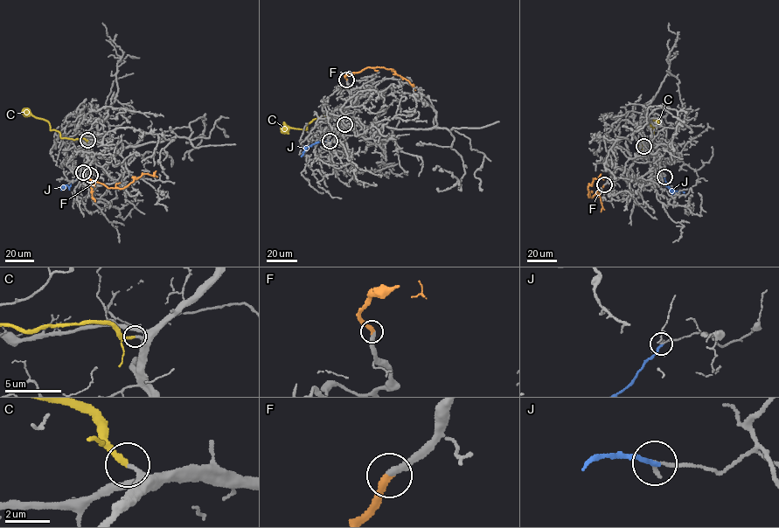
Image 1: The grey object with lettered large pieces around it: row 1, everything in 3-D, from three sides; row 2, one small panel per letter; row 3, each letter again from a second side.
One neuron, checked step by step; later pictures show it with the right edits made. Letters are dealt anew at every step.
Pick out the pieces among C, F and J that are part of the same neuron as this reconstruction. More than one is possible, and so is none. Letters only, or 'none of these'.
C, F

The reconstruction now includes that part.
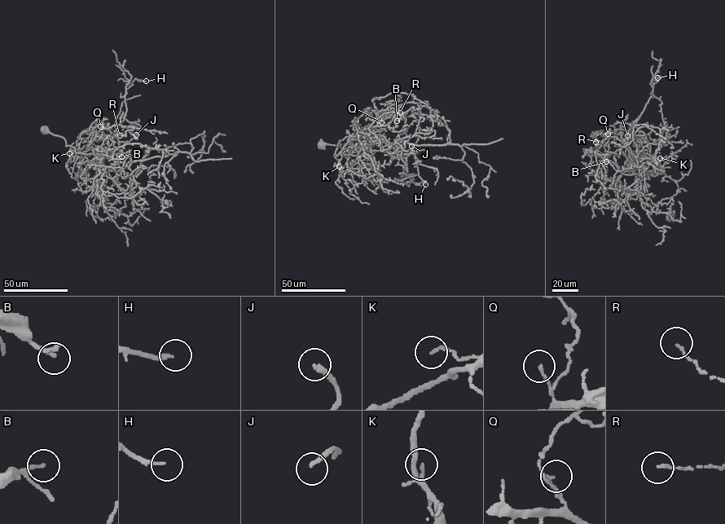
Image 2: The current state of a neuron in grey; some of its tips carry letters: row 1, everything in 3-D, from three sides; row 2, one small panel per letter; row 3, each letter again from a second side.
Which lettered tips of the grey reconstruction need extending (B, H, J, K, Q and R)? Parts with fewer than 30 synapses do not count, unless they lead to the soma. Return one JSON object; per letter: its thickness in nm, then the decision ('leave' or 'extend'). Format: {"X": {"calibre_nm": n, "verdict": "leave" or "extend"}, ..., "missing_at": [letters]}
{"B": {"calibre_nm": 120, "verdict": "extend"}, "H": {"calibre_nm": 140, "verdict": "extend"}, "J": {"calibre_nm": 200, "verdict": "extend"}, "K": {"calibre_nm": 150, "verdict": "leave"}, "Q": {"calibre_nm": 120, "verdict": "leave"}, "R": {"calibre_nm": 110, "verdict": "leave"}, "missing_at": ["B", "H", "J"]}

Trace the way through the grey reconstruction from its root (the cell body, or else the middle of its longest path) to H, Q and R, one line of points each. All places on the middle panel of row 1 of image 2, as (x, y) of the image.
H: (322, 144), (340, 145), (357, 134), (393, 143), (401, 147), (405, 174), (425, 184)
Q: (322, 144), (340, 145), (341, 140), (354, 134), (383, 142), (385, 138), (380, 134), (381, 122)
R: (322, 144), (340, 145), (354, 134), (383, 142), (384, 119), (415, 113), (400, 112)

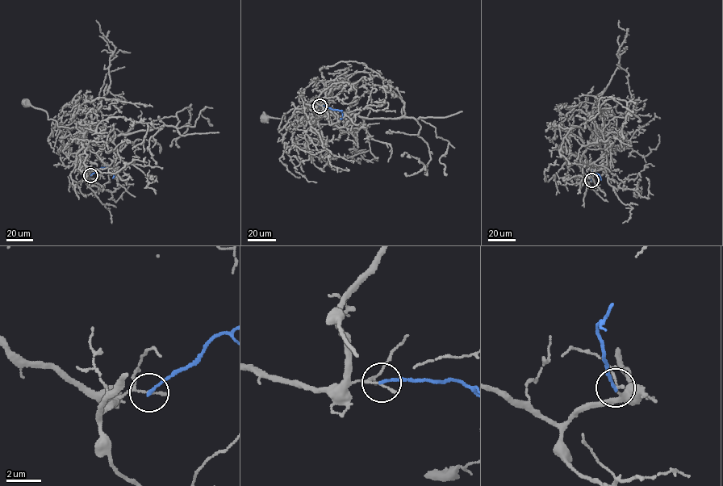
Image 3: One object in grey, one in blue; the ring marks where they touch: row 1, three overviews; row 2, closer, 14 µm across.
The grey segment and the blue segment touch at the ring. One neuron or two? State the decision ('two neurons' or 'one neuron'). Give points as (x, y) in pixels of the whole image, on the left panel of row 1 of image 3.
two neurons

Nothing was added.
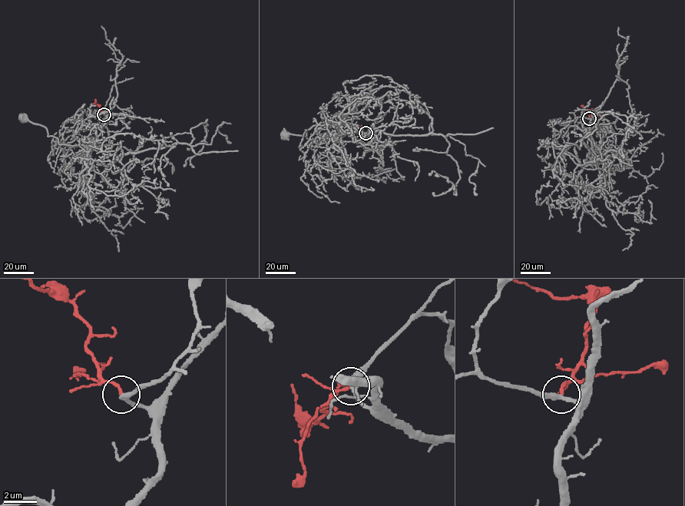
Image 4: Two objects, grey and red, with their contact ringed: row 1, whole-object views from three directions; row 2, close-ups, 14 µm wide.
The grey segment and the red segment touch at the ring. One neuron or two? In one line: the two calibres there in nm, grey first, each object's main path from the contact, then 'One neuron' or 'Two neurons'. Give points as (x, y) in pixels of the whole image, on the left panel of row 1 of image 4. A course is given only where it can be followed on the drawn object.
Thickness 320 nm (grey) against 180 nm. Course of grey: (104, 114), (107, 122), (101, 132), (84, 147), (59, 144), (44, 127), (23, 117). Course of red: (104, 114), (100, 107), (94, 104), (94, 100). One neuron

